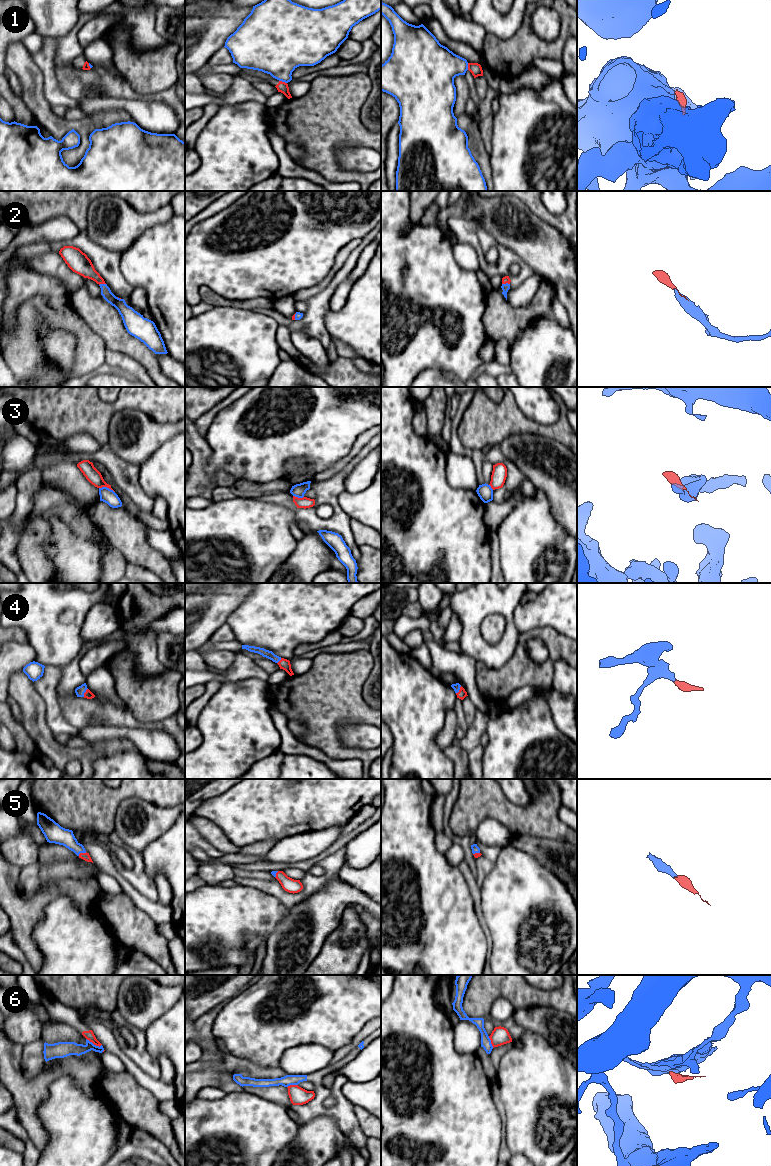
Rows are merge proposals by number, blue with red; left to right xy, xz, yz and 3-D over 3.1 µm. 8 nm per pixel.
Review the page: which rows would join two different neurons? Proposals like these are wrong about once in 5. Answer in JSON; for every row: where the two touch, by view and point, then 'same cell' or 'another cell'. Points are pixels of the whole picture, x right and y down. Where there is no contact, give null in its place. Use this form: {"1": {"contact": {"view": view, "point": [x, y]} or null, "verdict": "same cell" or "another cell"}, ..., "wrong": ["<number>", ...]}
{"1": {"contact": {"view": "xz", "point": [283, 81]}, "verdict": "another cell"}, "2": {"contact": {"view": "xy", "point": [102, 284]}, "verdict": "same cell"}, "3": {"contact": {"view": "xy", "point": [106, 487]}, "verdict": "another cell"}, "4": {"contact": {"view": "xy", "point": [85, 691]}, "verdict": "same cell"}, "5": {"contact": {"view": "xy", "point": [82, 852]}, "verdict": "same cell"}, "6": {"contact": {"view": "xy", "point": [93, 1044]}, "verdict": "another cell"}, "wrong": ["1", "3", "6"]}

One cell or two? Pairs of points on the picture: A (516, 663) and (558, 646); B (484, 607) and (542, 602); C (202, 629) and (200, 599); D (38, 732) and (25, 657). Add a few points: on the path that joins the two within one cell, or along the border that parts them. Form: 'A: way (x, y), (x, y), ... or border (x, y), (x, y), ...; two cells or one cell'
A: way (528, 668), (543, 668), (552, 658); one cell
B: border (524, 593), (514, 611), (513, 623), (515, 627); two cells
C: way (202, 622), (205, 613), (202, 606); one cell
D: way (34, 713), (31, 703), (18, 686), (18, 676); one cell

